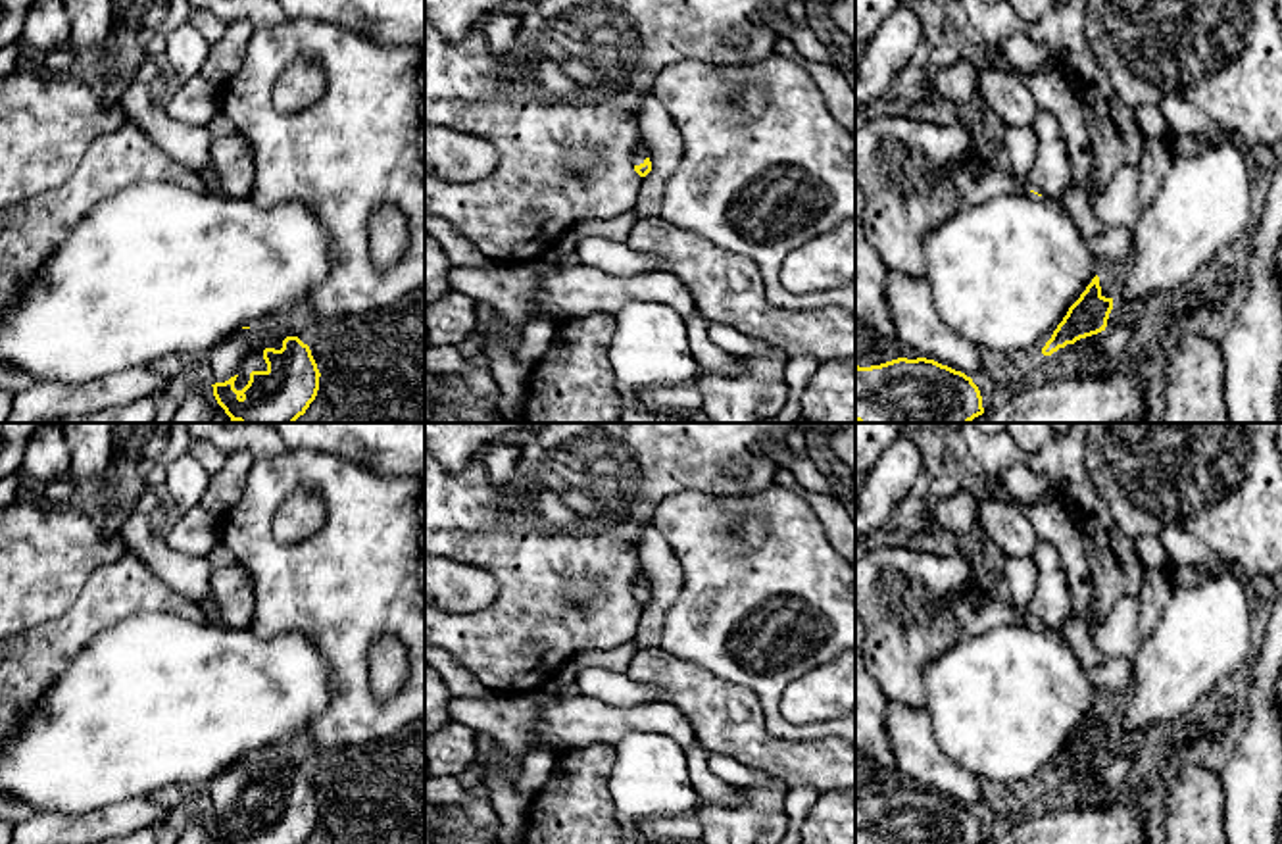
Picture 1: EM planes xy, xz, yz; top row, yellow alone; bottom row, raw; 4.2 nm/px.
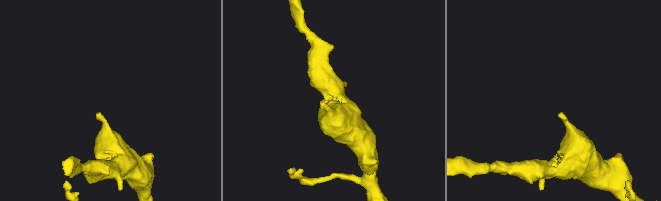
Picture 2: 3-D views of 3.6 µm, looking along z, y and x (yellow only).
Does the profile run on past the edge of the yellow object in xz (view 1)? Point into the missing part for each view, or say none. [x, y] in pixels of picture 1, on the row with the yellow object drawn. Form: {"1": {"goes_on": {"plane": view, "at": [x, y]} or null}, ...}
{"1": {"goes_on": {"plane": "xz", "at": [637, 158]}}}

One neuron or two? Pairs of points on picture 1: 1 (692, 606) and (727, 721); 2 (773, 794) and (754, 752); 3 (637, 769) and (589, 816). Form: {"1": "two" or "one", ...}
{"1": "two", "2": "two", "3": "two"}

